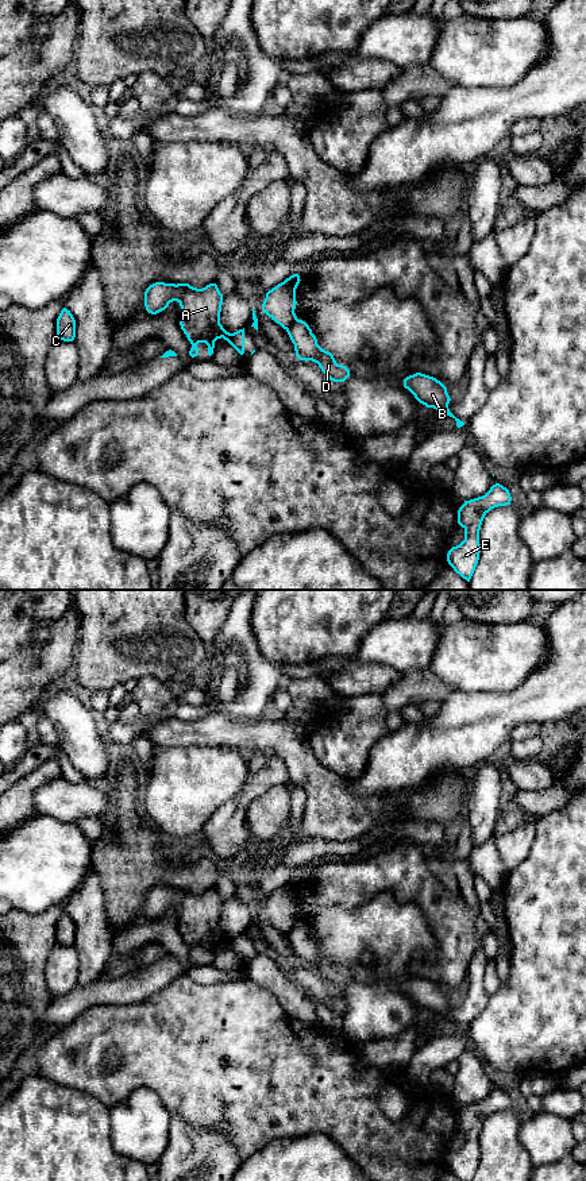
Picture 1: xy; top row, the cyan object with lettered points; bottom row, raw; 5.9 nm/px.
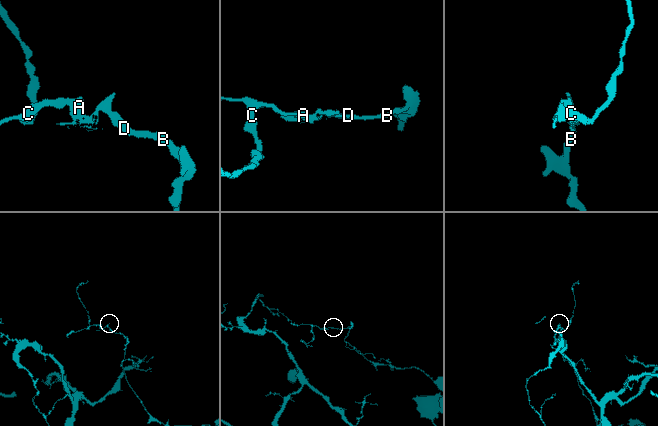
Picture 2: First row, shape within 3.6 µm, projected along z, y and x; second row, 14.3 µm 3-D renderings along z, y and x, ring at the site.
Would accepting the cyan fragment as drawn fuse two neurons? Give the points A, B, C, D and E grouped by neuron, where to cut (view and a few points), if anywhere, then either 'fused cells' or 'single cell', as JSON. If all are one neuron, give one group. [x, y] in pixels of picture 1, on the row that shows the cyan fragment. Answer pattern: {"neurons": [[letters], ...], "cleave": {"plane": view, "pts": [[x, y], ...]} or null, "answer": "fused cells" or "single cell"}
{"neurons": [["A", "C"], ["B", "D", "E"]], "cleave": {"plane": "xy", "pts": [[297, 319], [286, 330]]}, "answer": "fused cells"}

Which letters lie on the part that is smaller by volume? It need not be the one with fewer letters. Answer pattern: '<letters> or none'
A, C

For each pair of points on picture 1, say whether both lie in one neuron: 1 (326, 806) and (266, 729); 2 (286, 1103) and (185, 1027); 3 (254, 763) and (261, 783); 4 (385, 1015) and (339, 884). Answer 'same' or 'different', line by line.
1: same
2: same
3: same
4: different

